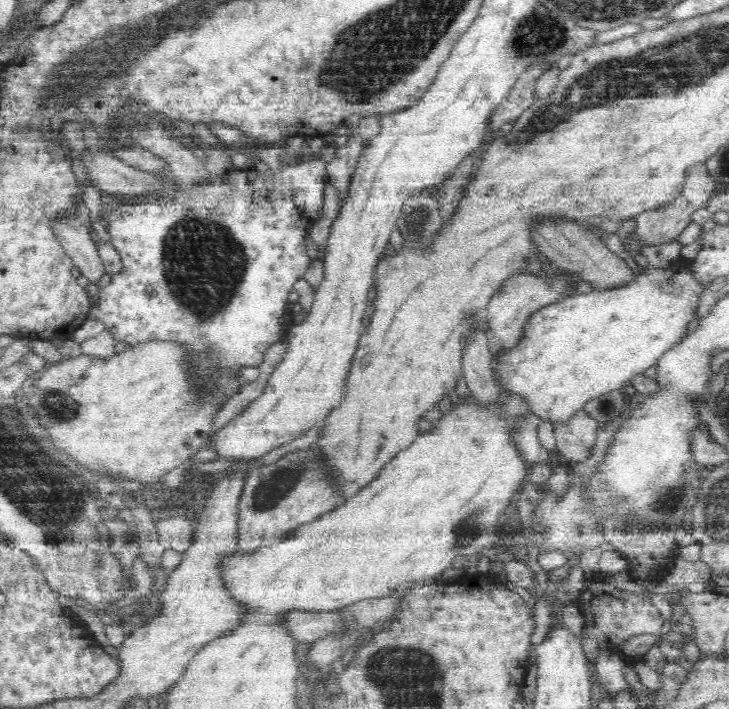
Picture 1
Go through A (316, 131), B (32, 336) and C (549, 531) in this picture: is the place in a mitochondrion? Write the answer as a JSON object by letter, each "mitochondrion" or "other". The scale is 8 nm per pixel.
{"A":"other","B":"other","C":"other"}

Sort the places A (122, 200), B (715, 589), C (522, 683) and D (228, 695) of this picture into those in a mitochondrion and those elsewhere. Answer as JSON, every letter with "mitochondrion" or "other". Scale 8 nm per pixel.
{"A":"other","B":"other","C":"other","D":"other"}

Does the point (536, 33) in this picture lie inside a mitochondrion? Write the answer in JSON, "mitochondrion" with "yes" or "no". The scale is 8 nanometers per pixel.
{"mitochondrion":"yes"}

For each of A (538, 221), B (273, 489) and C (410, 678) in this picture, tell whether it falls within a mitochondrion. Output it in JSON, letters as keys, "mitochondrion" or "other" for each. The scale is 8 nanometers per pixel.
{"A":"other","B":"mitochondrion","C":"mitochondrion"}

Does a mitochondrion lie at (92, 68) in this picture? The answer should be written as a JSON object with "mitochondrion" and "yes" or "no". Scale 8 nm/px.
{"mitochondrion":"yes"}

